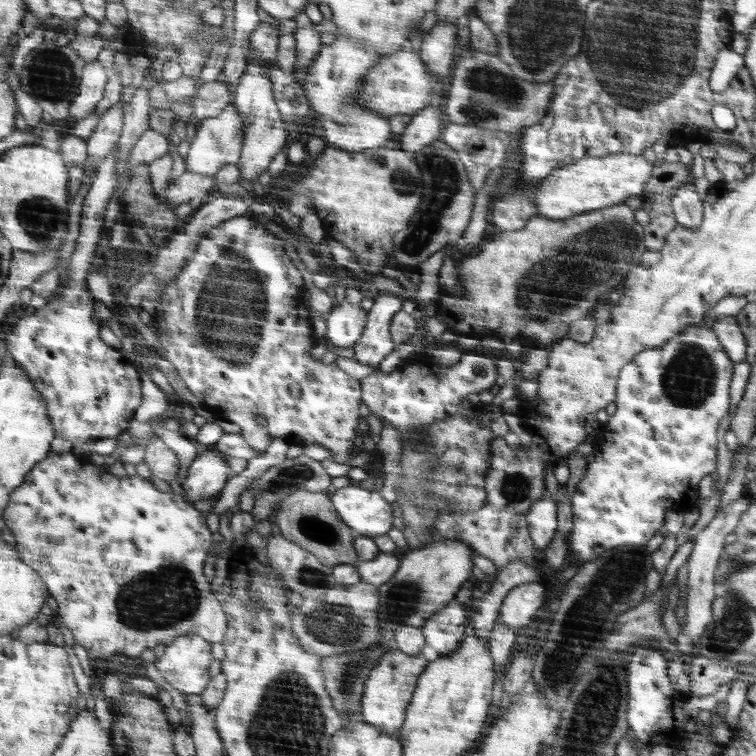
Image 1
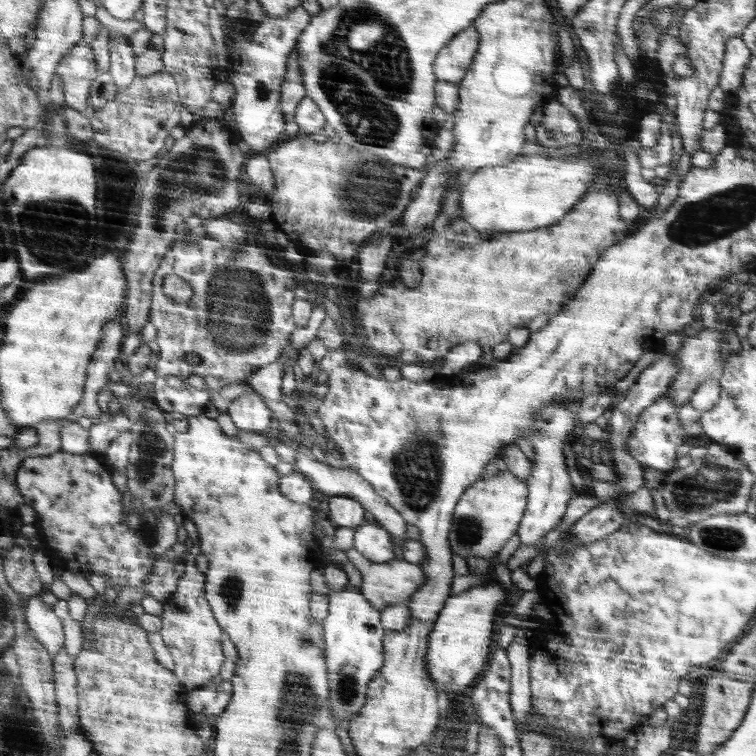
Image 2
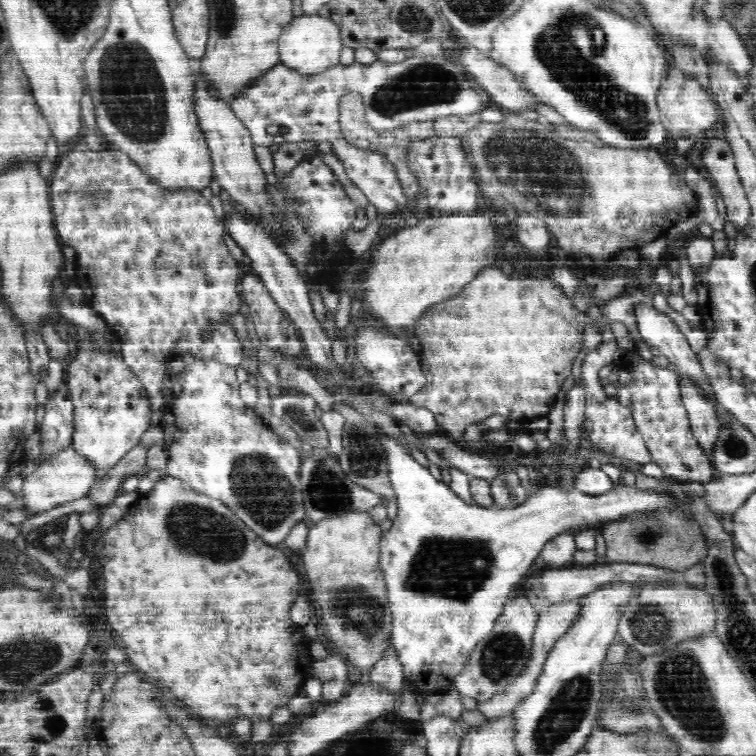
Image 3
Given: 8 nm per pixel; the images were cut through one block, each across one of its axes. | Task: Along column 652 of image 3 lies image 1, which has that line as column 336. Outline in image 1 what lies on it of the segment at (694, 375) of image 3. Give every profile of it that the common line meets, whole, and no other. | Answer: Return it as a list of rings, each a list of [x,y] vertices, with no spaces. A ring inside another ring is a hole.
[[[344,301],[338,308],[332,308],[325,321],[325,338],[329,342],[336,347],[353,347],[362,336],[366,324],[366,311],[360,306],[352,306]]]

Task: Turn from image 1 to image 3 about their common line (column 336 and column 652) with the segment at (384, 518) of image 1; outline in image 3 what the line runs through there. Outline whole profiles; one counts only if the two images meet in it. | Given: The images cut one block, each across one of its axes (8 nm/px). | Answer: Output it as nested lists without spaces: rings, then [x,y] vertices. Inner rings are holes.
[[[384,432],[380,434],[398,508],[392,526],[380,540],[380,566],[384,570],[388,604],[393,615],[391,644],[400,661],[405,684],[421,696],[442,695],[454,684],[472,650],[495,626],[510,592],[531,573],[528,572],[530,566],[540,559],[544,546],[552,538],[570,528],[604,526],[642,512],[654,513],[682,506],[669,491],[641,490],[628,487],[625,482],[598,496],[586,495],[577,489],[563,490],[539,484],[523,504],[510,510],[470,506],[444,482],[434,479],[430,471],[418,464],[404,448]]]

